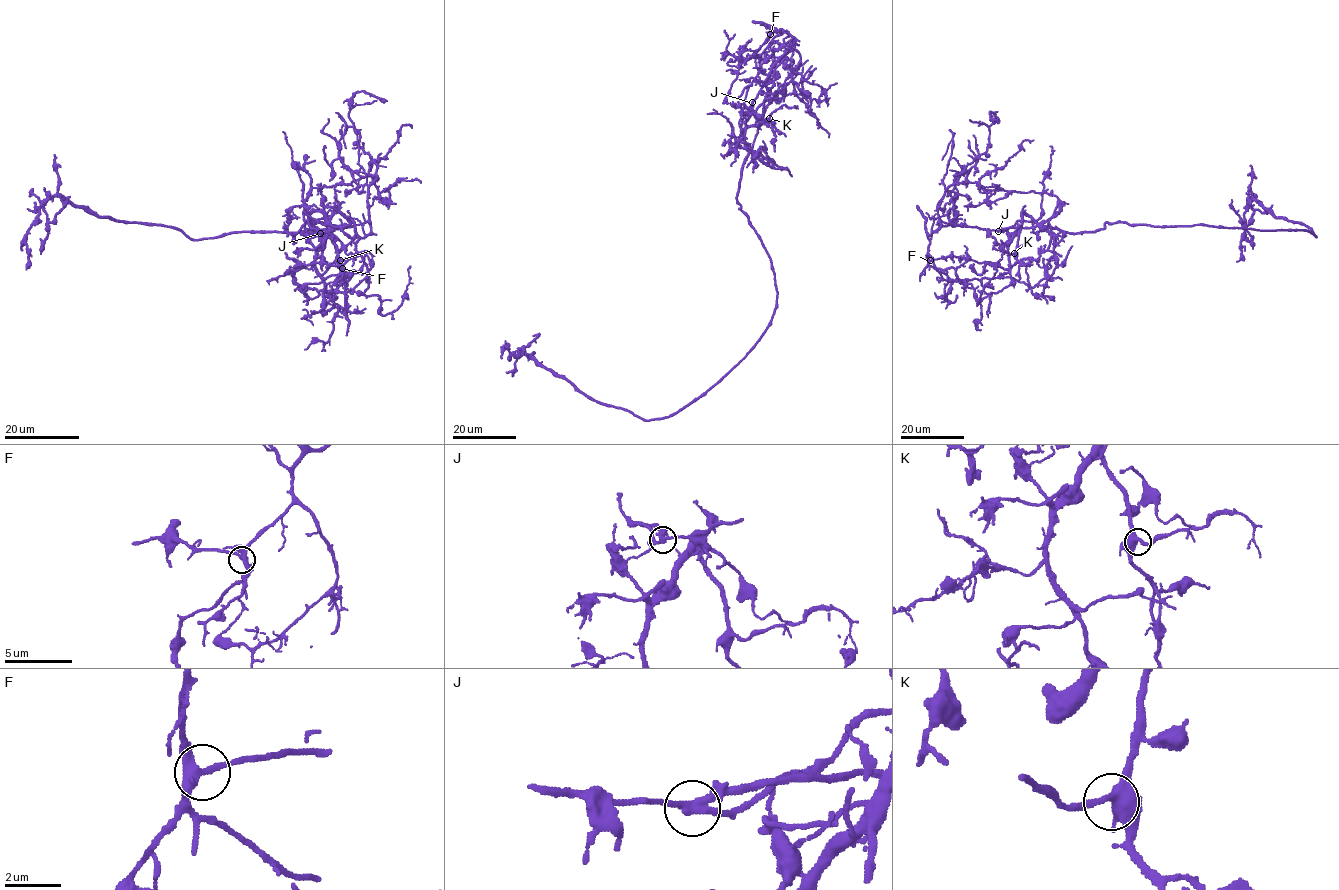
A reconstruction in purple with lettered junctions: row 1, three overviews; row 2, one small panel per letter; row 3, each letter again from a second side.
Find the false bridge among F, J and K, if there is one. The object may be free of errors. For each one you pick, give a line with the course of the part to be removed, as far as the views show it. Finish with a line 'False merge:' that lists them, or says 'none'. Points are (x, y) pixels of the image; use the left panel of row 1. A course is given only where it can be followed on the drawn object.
J: course (320, 232), (367, 221), (371, 232), (356, 250), (368, 274), (345, 292), (308, 288), (308, 300), (293, 270)
False merge: J

